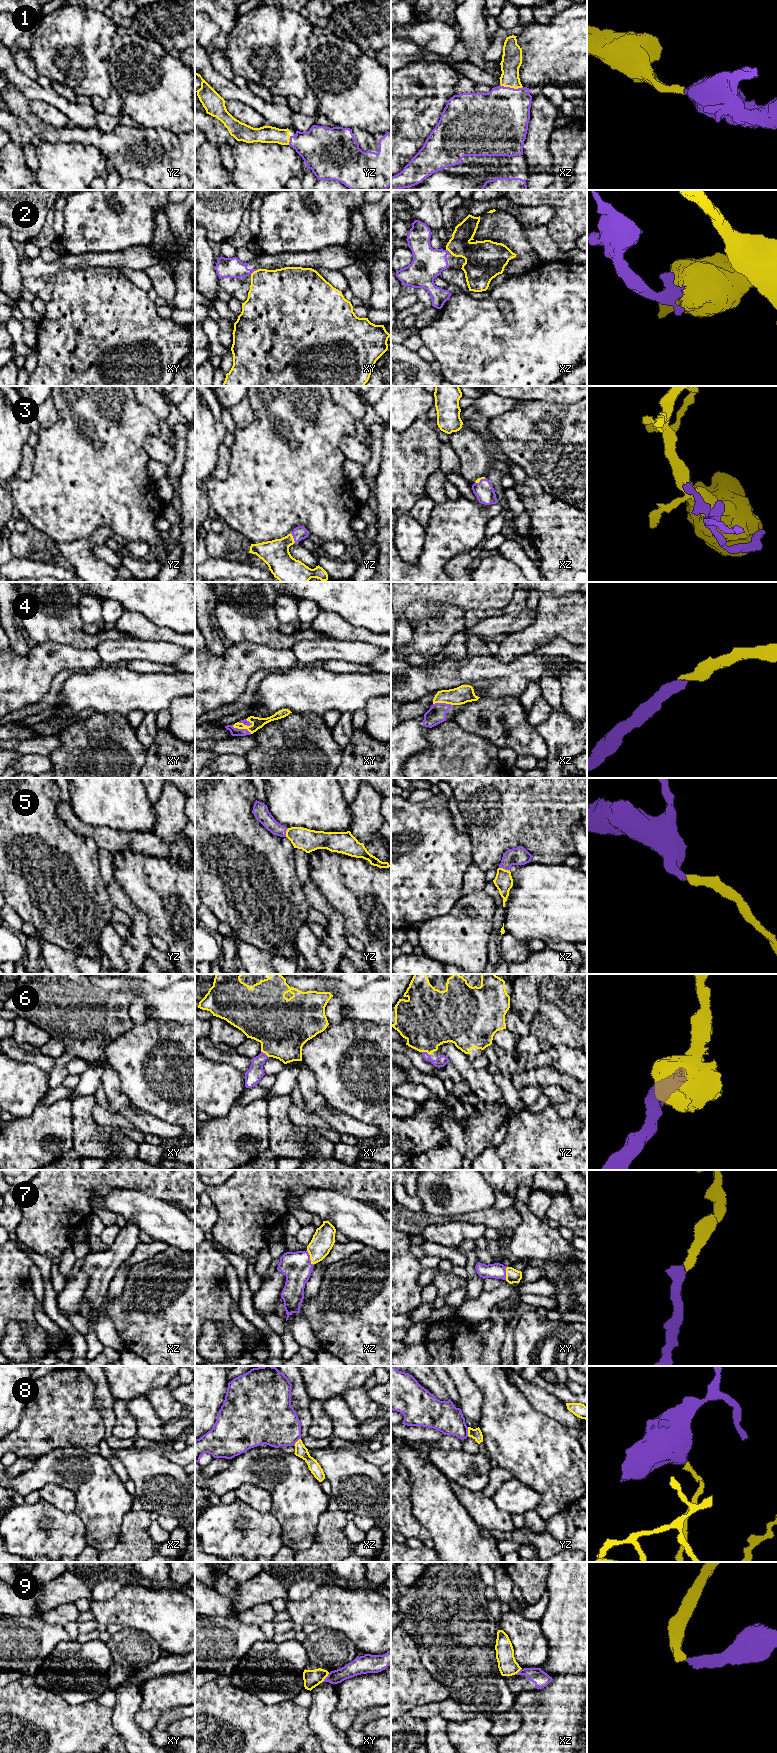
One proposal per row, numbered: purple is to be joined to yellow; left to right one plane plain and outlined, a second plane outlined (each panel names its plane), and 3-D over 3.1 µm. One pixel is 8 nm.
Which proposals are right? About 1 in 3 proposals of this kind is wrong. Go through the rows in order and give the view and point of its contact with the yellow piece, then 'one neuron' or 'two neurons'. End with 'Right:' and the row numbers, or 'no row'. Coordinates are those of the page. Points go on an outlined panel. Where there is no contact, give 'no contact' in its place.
1: contact xz (511, 87); one neuron
2: contact xy (254, 271); two neurons
3: contact yz (293, 538); one neuron
4: contact xy (242, 728); one neuron
5: contact xz (504, 869); one neuron
6: contact xy (265, 1053); one neuron
7: contact xz (310, 1257); one neuron
8: contact yz (468, 1432); two neurons
9: contact xy (326, 1676); two neurons
Right: 1, 3, 4, 5, 6, 7

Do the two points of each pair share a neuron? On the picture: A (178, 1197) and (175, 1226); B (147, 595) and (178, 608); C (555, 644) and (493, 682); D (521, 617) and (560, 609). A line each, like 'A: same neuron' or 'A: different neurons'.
A: different neurons
B: same neuron
C: different neurons
D: different neurons

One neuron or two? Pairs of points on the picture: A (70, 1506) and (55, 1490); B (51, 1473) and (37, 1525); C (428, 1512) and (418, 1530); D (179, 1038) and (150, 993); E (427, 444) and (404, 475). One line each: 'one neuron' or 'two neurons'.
A: one neuron
B: two neurons
C: two neurons
D: two neurons
E: one neuron

